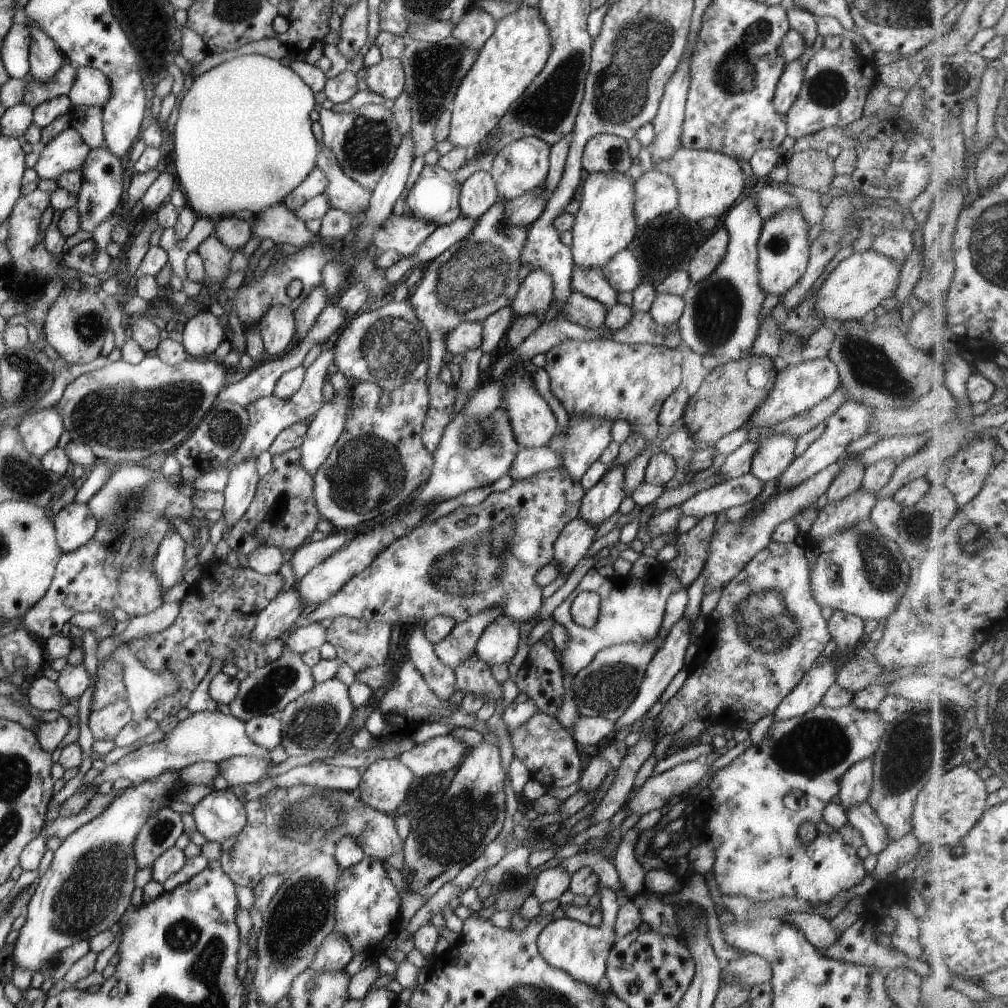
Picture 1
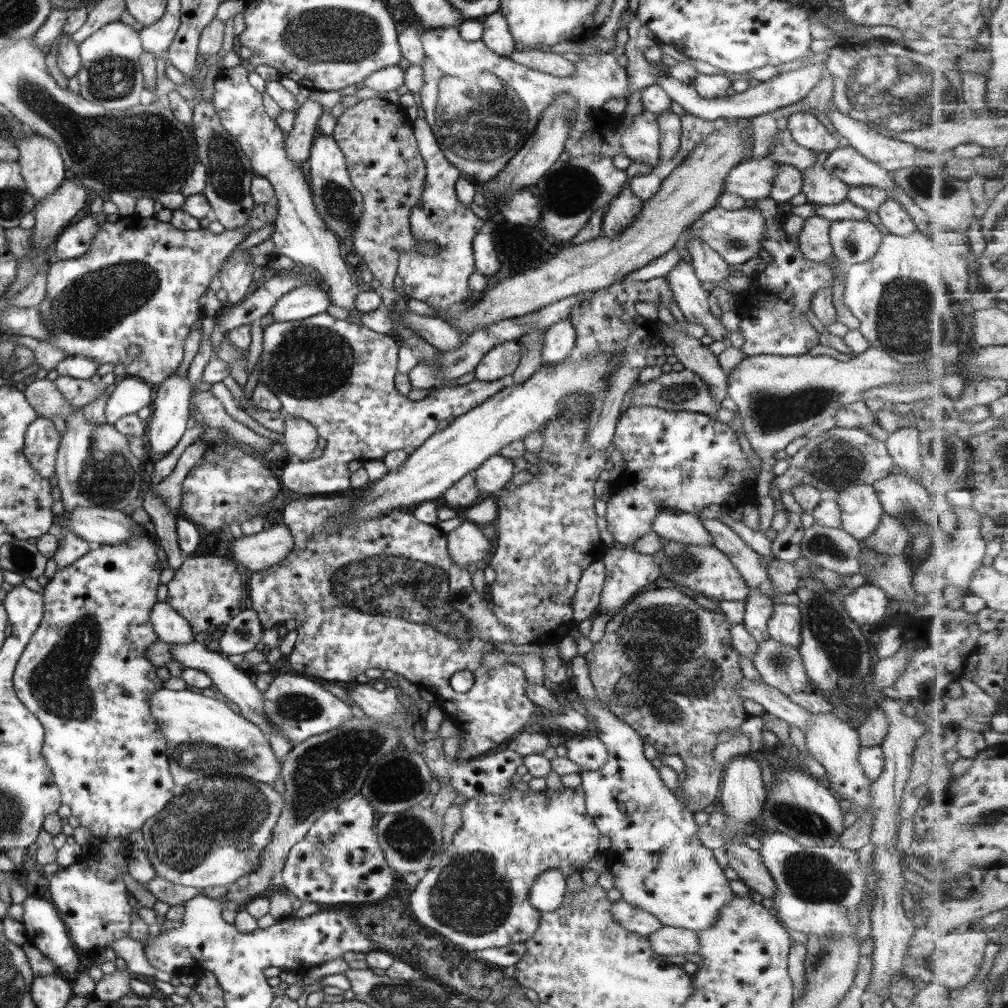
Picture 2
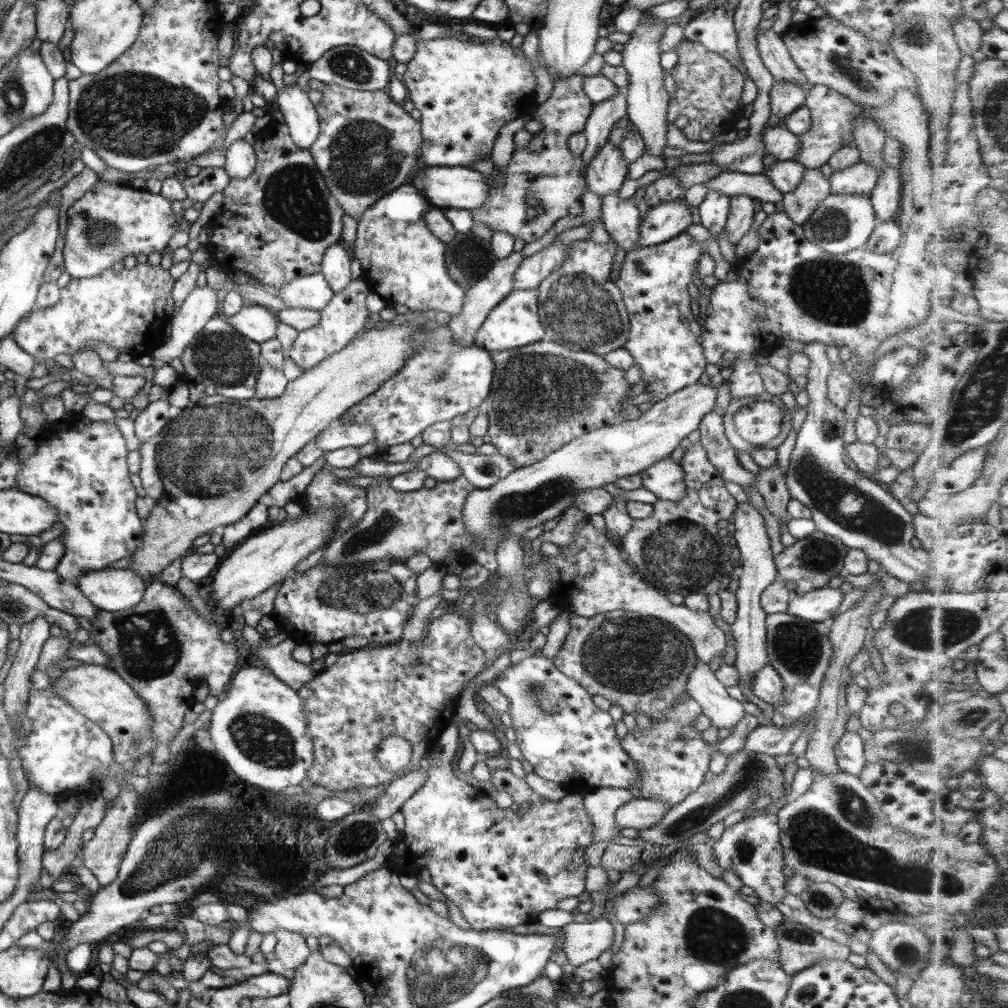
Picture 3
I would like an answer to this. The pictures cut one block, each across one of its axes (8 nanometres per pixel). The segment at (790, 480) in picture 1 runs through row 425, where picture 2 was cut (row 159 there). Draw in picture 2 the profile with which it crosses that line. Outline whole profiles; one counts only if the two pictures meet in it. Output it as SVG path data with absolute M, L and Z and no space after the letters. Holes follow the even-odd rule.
M849 145L835 147L828 153L826 159L821 164L822 167L832 177L838 178L841 182L849 186L875 186L875 188L883 188L886 190L887 196L891 197L891 190L893 190L892 175L884 168L881 168L878 164L869 162L866 158L863 158L861 154L857 153L855 149Z

